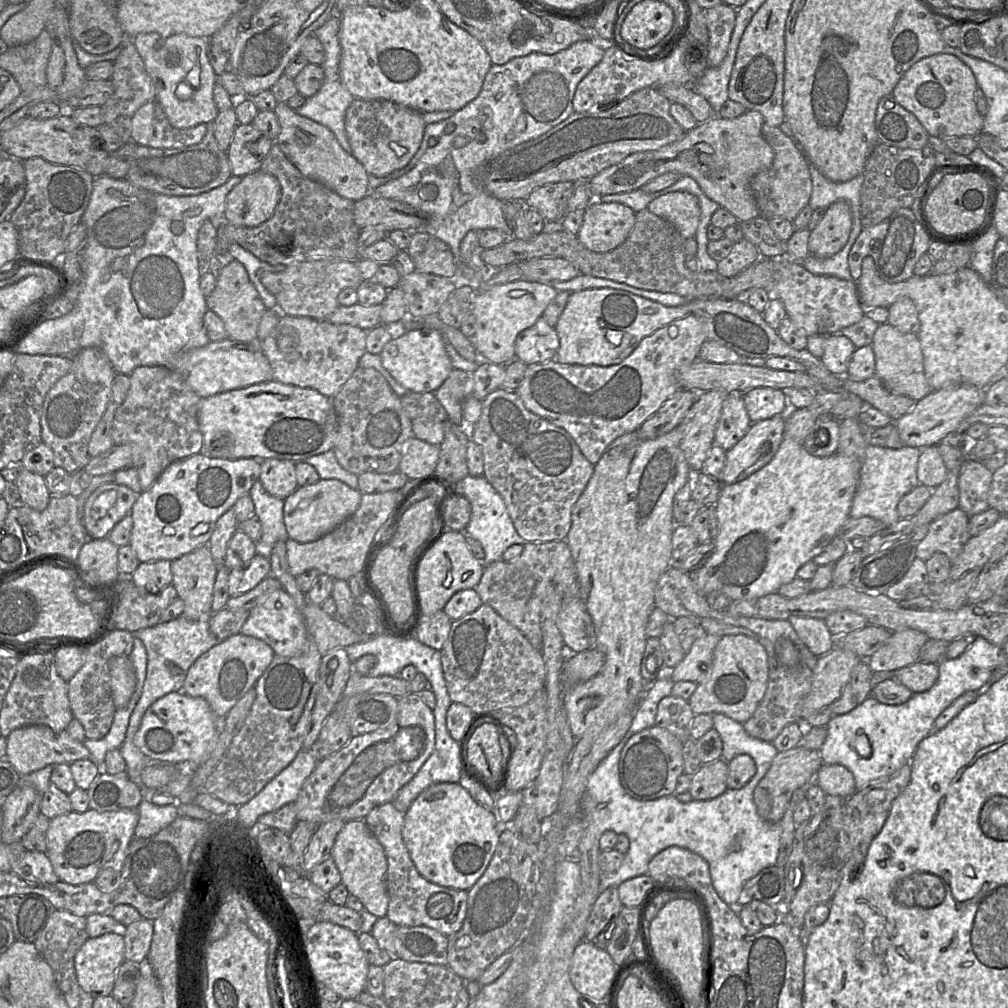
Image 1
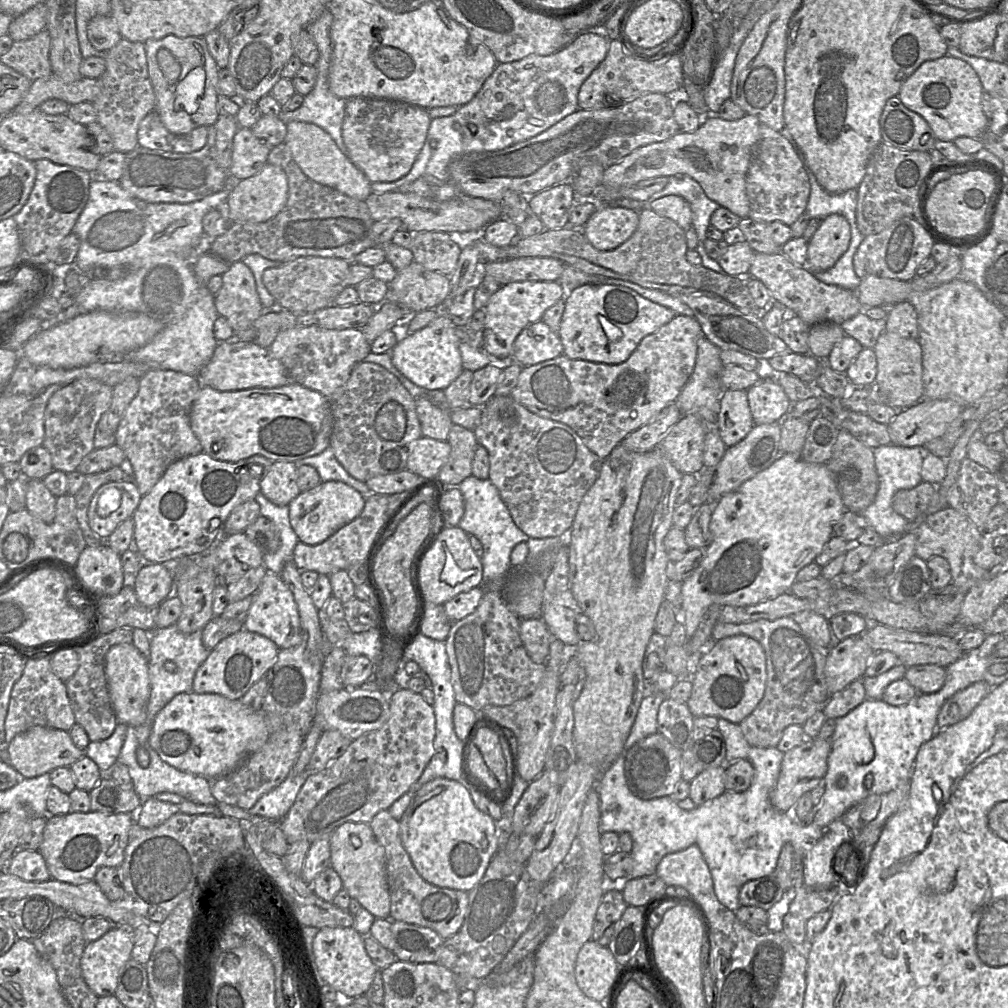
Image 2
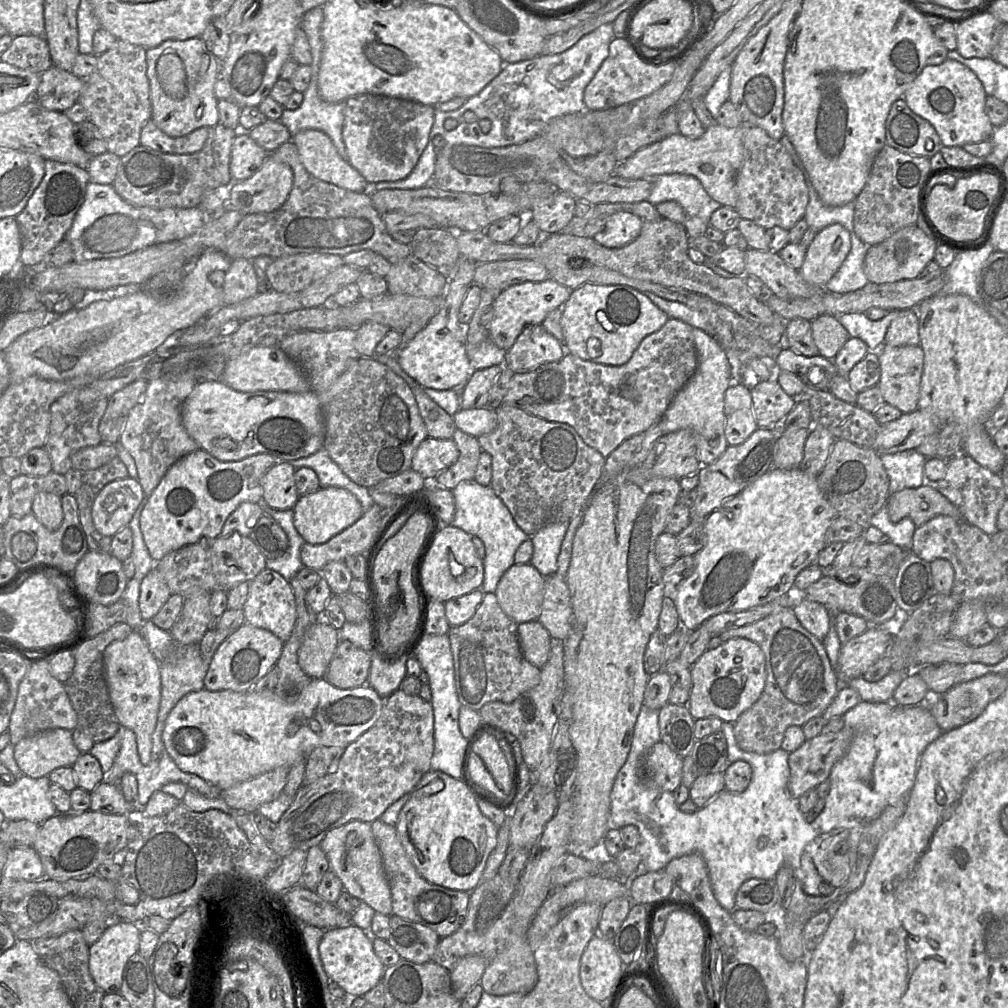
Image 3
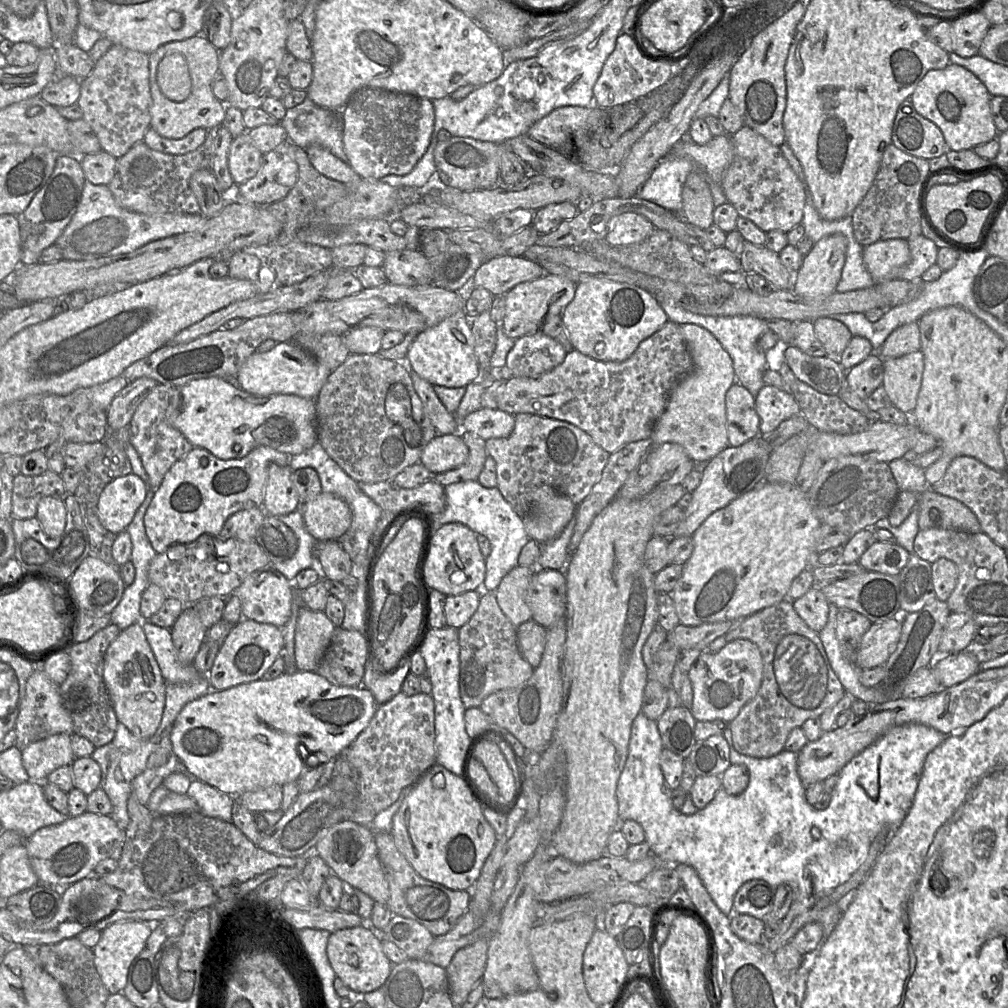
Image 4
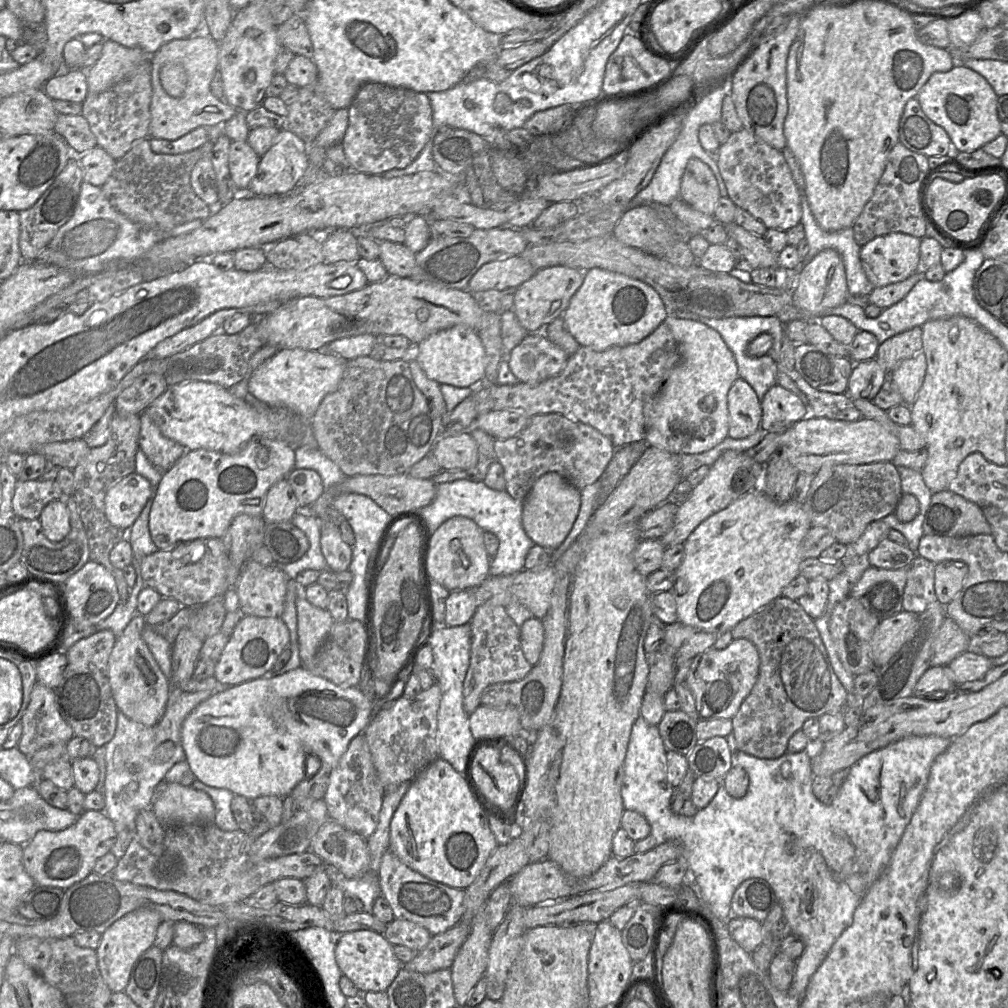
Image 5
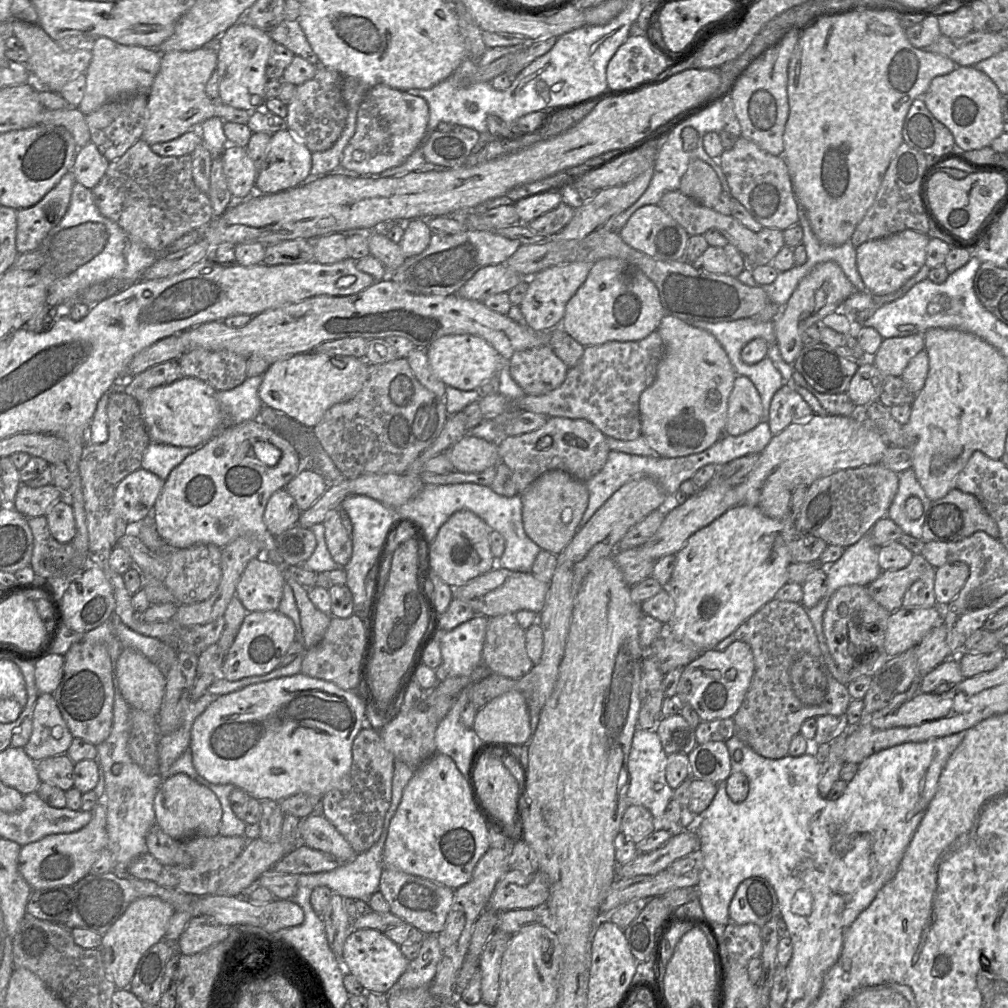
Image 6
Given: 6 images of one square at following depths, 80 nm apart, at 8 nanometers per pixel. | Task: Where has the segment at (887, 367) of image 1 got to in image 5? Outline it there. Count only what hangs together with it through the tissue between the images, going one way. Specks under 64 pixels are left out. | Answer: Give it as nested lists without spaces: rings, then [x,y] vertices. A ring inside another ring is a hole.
[[[921,351],[903,360],[889,373],[888,377],[896,384],[904,404],[910,406],[915,401],[924,381],[926,367],[926,357]]]

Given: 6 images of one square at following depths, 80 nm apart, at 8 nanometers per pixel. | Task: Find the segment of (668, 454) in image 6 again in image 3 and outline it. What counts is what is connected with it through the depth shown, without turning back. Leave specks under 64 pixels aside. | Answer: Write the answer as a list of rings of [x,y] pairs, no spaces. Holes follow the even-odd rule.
[[[692,329],[697,367],[692,377],[675,394],[669,407],[657,422],[662,434],[681,429],[691,430],[695,438],[696,458],[701,465],[715,462],[728,447],[725,435],[724,394],[734,382],[733,370],[724,349],[708,333]]]

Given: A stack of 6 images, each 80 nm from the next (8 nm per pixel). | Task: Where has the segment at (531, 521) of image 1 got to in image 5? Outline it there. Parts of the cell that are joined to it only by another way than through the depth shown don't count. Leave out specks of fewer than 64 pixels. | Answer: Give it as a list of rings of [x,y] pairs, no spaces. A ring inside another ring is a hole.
[[[556,413],[532,416],[527,426],[515,436],[508,439],[495,439],[496,461],[504,469],[505,491],[515,500],[523,501],[535,481],[548,472],[556,472],[564,477],[578,490],[600,480],[611,461],[616,448],[611,440],[590,425],[569,419]]]

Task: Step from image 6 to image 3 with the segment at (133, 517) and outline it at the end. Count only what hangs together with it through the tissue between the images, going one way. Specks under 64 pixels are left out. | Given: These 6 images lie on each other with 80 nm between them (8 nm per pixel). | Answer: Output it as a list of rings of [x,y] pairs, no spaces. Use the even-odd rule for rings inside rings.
[[[128,476],[106,484],[97,494],[91,509],[97,531],[112,537],[128,526],[143,497],[138,479]]]

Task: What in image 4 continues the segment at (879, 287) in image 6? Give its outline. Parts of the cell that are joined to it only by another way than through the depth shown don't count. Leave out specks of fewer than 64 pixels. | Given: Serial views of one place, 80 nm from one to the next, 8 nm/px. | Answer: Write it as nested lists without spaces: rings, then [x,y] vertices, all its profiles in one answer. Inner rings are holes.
[[[906,239],[879,240],[863,248],[863,261],[866,269],[875,282],[884,282],[897,279],[899,271],[906,266],[911,259],[911,252]]]

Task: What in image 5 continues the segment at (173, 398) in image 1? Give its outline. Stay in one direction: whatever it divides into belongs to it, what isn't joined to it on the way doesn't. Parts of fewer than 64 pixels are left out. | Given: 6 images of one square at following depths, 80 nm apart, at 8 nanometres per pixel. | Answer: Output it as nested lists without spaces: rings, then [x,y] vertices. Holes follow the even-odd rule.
[[[146,411],[140,414],[140,421],[139,449],[155,467],[167,471],[186,453],[187,449],[163,436]]]

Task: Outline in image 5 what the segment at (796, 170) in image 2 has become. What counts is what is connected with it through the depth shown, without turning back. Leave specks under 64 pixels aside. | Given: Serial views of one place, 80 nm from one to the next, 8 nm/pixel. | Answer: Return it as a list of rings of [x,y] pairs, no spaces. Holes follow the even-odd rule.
[[[742,128],[738,132],[731,133],[727,142],[722,144],[715,153],[715,158],[726,185],[728,197],[736,206],[760,220],[767,229],[788,231],[801,222],[799,189],[782,151]]]

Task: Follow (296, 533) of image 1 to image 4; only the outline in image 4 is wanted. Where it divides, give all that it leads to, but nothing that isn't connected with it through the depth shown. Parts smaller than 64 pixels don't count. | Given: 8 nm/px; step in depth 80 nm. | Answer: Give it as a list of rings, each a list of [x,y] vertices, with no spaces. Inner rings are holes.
[[[320,493],[300,506],[305,528],[317,542],[337,541],[348,531],[352,511],[348,504],[331,493]]]

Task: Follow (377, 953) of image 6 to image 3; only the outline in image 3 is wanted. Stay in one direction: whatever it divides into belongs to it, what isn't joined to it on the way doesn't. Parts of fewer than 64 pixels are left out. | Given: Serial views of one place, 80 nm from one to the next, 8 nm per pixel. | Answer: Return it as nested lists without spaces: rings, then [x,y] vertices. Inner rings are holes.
[[[354,924],[324,930],[319,954],[327,976],[343,988],[347,995],[363,997],[382,980],[386,968],[374,951],[369,930]]]

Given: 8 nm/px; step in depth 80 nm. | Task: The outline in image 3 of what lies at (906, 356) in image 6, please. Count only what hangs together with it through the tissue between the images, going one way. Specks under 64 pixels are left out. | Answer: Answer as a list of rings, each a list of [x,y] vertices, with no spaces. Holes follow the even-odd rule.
[[[916,309],[899,310],[889,325],[885,344],[893,347],[919,345],[919,320]]]

